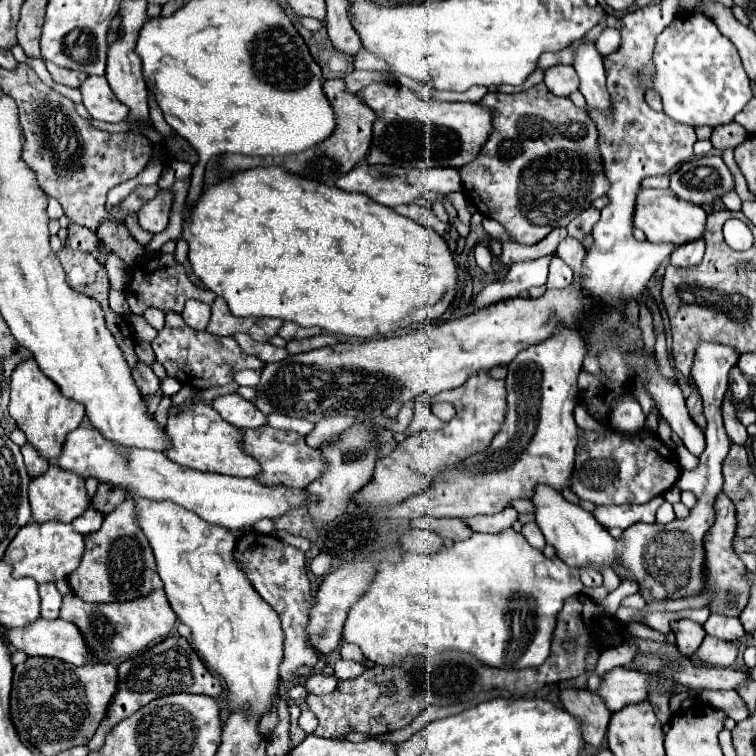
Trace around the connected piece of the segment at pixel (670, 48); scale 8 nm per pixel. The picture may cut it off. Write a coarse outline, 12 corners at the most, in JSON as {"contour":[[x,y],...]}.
{"contour":[[700,12],[656,38],[650,90],[688,126],[752,98],[736,48]]}

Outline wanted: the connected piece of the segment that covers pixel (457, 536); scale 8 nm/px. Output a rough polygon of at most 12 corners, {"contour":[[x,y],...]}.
{"contour":[[416,518],[426,528],[444,540],[466,540],[472,530],[460,518]]}

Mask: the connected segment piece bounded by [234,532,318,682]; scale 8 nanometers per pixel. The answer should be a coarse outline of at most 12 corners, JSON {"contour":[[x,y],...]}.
{"contour":[[274,536],[238,538],[234,558],[278,612],[280,678],[314,668],[304,552]]}

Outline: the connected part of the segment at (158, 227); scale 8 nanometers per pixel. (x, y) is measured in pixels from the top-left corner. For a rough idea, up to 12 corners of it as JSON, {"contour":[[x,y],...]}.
{"contour":[[160,188],[138,210],[140,226],[152,234],[168,226],[174,192]]}

